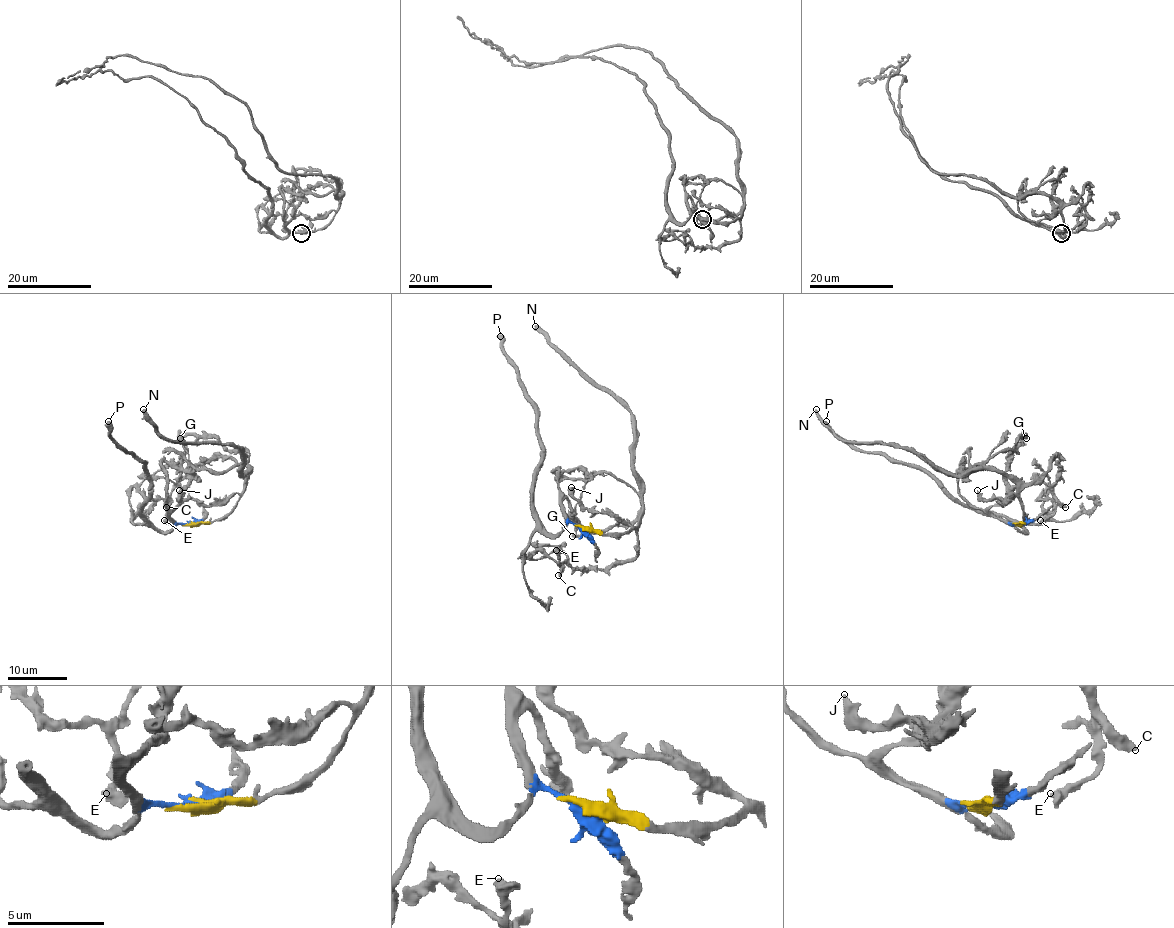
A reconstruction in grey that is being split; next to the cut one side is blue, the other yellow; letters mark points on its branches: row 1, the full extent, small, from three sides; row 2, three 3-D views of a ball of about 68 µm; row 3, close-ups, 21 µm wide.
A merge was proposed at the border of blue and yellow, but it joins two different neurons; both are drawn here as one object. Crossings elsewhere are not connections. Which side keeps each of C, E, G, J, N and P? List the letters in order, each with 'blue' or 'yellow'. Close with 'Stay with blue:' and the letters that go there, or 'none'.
C: yellow
E: blue
G: yellow
J: yellow
N: yellow
P: blue
Stay with blue: E, P

